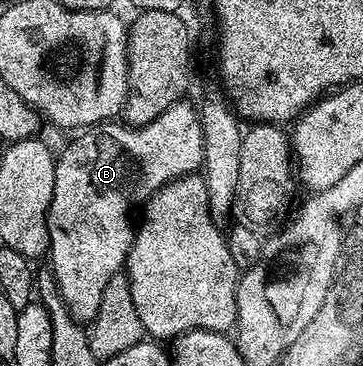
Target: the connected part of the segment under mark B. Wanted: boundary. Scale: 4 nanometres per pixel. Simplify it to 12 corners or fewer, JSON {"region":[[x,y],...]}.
{"region":[[187,100],[56,157],[50,272],[75,321],[125,268],[132,212],[204,164]]}

